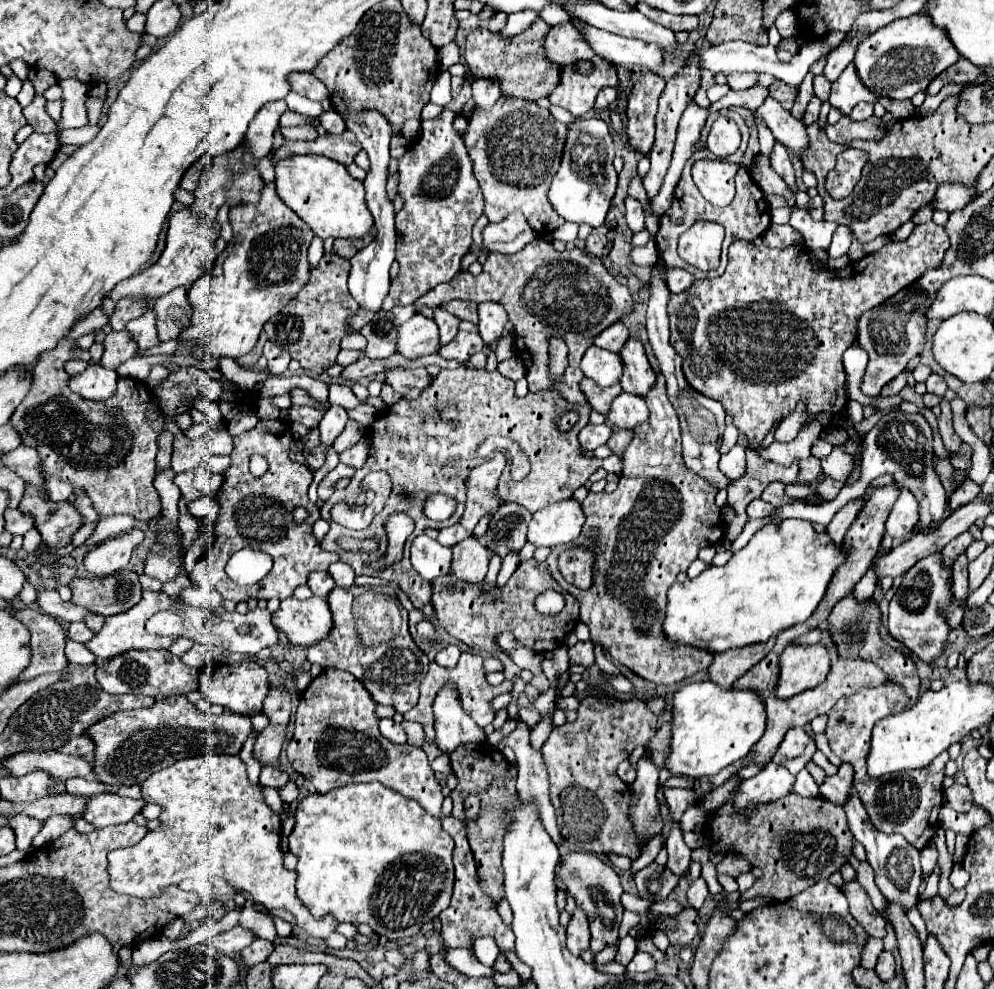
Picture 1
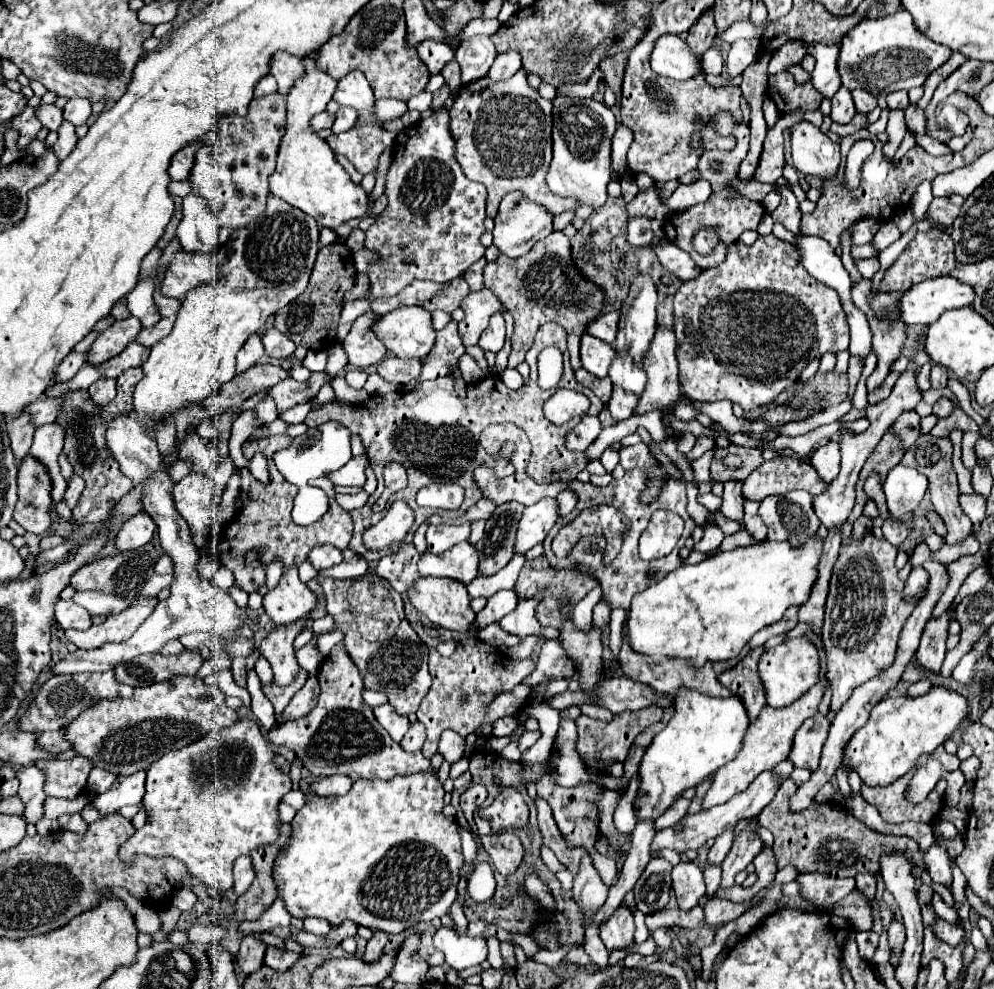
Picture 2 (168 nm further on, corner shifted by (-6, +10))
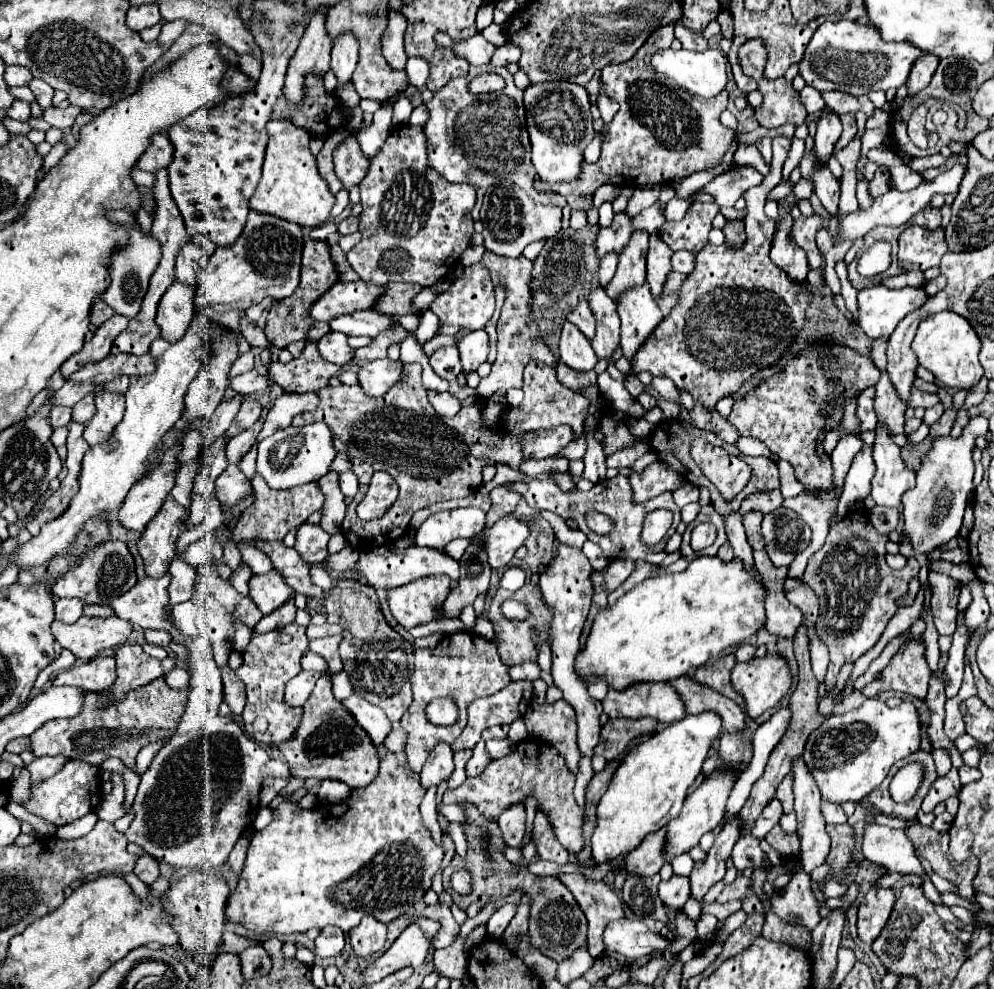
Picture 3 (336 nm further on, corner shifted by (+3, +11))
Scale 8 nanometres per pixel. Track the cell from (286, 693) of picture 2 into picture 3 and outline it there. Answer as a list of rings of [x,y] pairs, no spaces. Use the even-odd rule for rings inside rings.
[[[290,622],[288,626],[282,626],[280,630],[268,632],[268,634],[254,634],[242,652],[242,664],[236,668],[236,676],[246,684],[248,702],[242,712],[244,720],[244,732],[256,740],[258,744],[280,744],[292,738],[296,734],[296,726],[300,726],[302,718],[302,706],[288,706],[284,702],[284,688],[286,682],[292,680],[300,672],[300,658],[308,650],[308,638],[306,628],[298,626],[296,622]],[[290,634],[292,640],[288,644],[280,644],[278,636]]]

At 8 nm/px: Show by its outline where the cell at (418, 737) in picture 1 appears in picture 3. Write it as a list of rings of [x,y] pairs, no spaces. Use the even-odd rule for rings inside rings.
[[[394,726],[392,732],[388,734],[388,738],[384,740],[384,746],[392,752],[402,752],[404,744],[406,744],[406,732],[400,726]]]

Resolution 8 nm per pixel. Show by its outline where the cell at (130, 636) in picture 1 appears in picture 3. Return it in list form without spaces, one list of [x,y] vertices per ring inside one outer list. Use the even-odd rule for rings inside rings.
[[[82,616],[74,624],[64,624],[54,620],[54,638],[66,650],[70,650],[78,660],[88,662],[98,652],[124,644],[132,634],[132,624],[118,618],[88,618]]]

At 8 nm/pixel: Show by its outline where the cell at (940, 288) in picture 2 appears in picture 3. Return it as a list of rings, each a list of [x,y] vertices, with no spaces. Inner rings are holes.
[[[868,288],[858,292],[858,326],[868,338],[888,338],[896,324],[926,302],[920,288]]]

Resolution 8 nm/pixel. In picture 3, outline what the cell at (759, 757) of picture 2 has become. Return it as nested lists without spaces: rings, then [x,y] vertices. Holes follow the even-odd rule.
[[[724,768],[716,774],[712,774],[710,778],[706,778],[692,794],[688,794],[688,798],[684,800],[682,812],[678,814],[676,820],[668,822],[666,826],[666,840],[664,840],[664,860],[670,864],[676,856],[688,852],[690,848],[694,848],[698,844],[698,840],[706,834],[712,832],[724,818],[724,808],[726,808],[726,800],[728,794],[732,790],[736,782],[736,772],[730,768]]]

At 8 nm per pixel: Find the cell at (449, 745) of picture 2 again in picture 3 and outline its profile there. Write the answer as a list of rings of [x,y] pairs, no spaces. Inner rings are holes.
[[[438,744],[430,752],[430,756],[428,756],[428,760],[420,772],[420,784],[424,786],[424,790],[428,790],[428,788],[438,786],[444,780],[448,780],[452,776],[452,772],[454,772],[452,750],[448,744]]]

